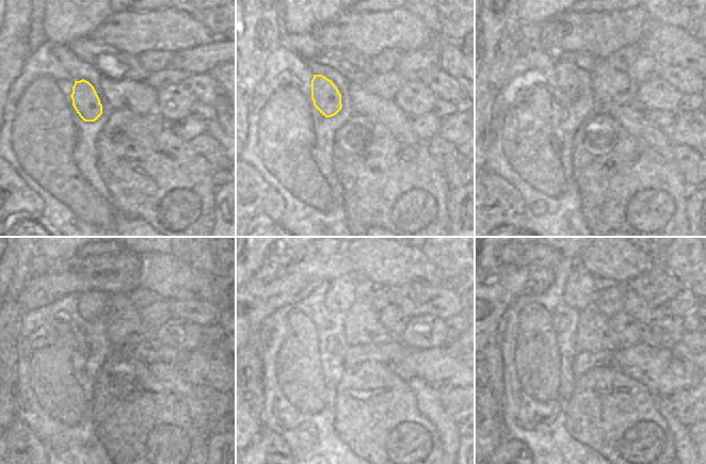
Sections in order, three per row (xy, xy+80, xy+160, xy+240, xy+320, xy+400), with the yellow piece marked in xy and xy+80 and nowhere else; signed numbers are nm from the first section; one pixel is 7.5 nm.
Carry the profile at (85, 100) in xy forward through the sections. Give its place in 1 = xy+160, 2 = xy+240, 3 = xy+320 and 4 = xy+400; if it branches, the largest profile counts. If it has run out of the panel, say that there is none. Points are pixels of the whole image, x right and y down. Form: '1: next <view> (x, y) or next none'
1: next xy+160 (565, 73)
2: next xy+240 (92, 305)
3: next xy+320 (341, 294)
4: next xy+400 (579, 293)

